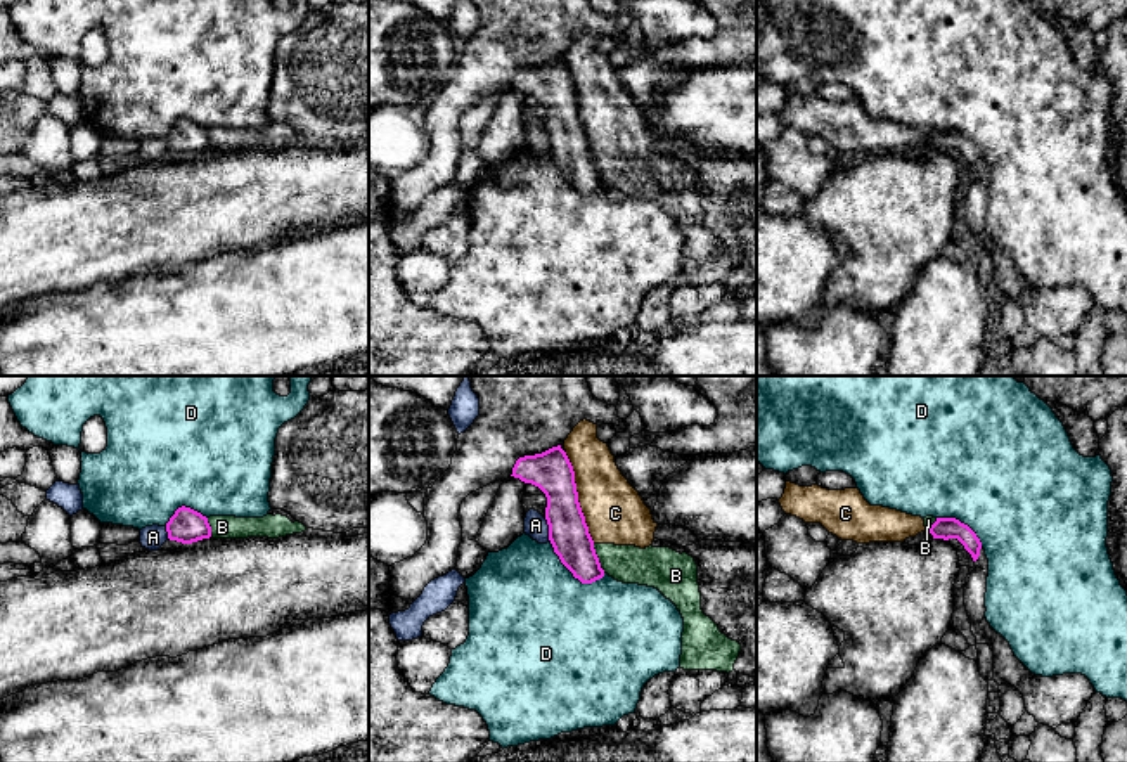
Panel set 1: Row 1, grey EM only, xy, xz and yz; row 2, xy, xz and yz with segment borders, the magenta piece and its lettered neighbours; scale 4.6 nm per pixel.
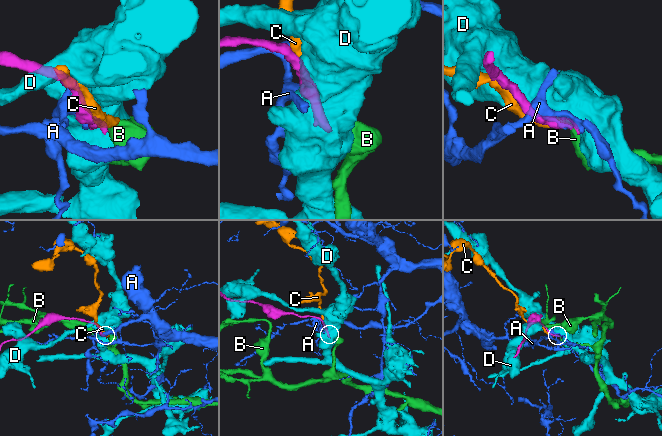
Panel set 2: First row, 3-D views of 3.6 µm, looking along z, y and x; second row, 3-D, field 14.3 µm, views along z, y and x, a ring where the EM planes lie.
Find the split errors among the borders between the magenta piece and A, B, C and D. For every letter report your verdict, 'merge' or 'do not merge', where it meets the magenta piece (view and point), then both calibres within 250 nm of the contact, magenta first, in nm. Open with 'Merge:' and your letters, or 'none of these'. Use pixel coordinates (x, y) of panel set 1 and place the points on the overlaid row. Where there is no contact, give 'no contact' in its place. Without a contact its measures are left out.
Merge: none of these
A: do not merge | xz (549, 530) | 190/110 nm
B: do not merge | xz (598, 558) | 190/180 nm
C: do not merge | xz (577, 497) | 190/280 nm
D: do not merge | xz (573, 575) | 190/500 nm

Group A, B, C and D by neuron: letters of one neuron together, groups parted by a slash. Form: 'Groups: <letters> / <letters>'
Groups: A / B C / D

